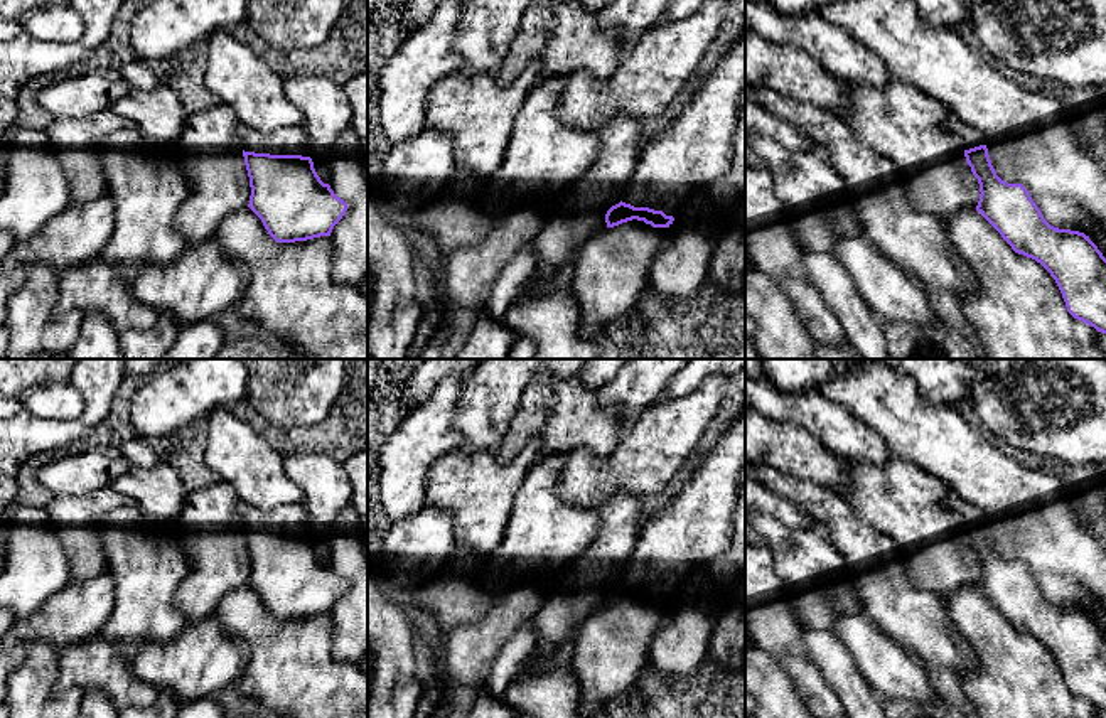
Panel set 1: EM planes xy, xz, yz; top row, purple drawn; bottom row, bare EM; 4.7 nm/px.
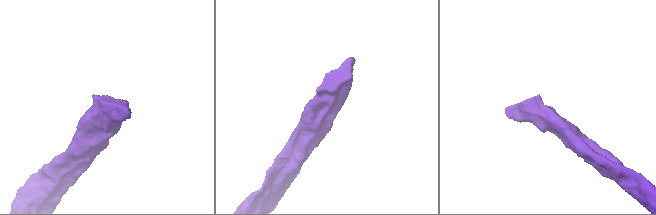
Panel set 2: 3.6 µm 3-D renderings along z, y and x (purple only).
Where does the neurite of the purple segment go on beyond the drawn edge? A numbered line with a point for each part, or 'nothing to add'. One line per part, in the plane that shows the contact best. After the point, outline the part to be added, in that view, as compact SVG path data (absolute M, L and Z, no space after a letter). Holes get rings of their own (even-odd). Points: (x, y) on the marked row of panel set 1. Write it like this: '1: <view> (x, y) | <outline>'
1: xy (289, 140) | M246 125L238 126L238 135L244 152L270 155L302 155L309 157L309 135L303 126L282 126L275 131L258 131Z

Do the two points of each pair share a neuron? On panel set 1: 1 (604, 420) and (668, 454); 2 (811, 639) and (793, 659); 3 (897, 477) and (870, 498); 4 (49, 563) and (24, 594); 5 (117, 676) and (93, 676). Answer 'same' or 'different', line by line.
1: different
2: different
3: same
4: same
5: same

